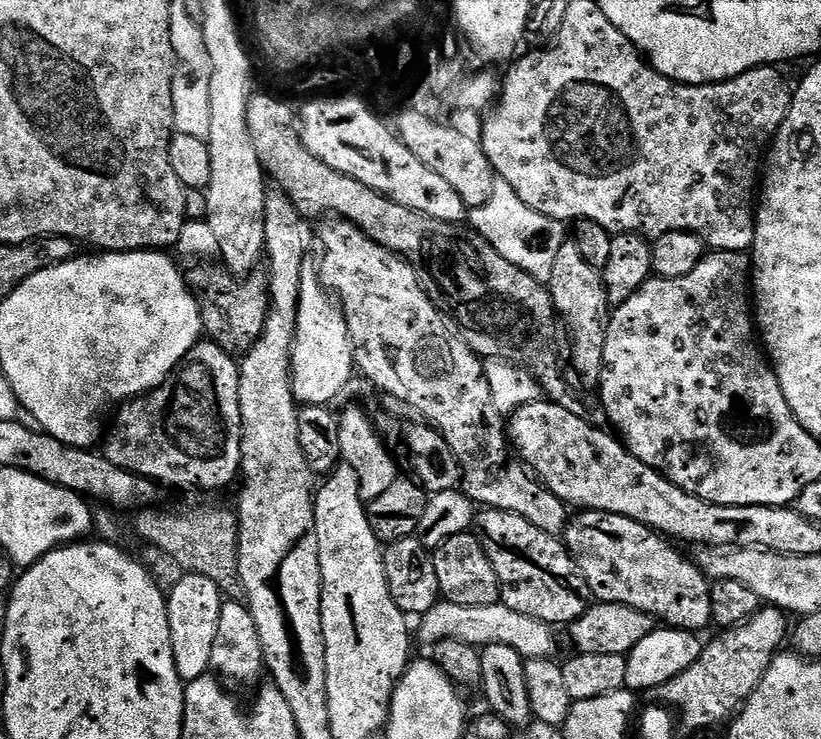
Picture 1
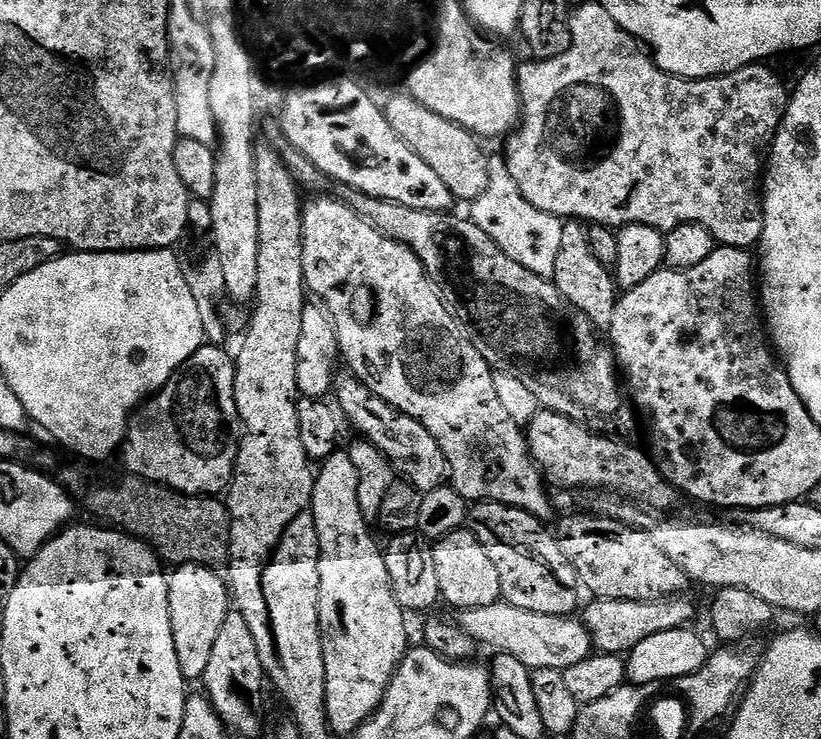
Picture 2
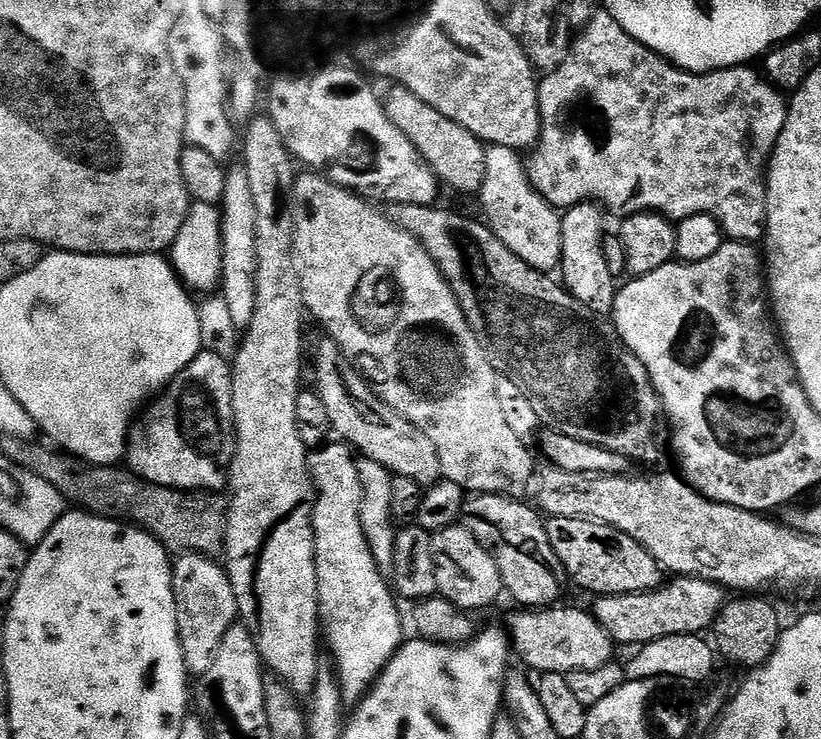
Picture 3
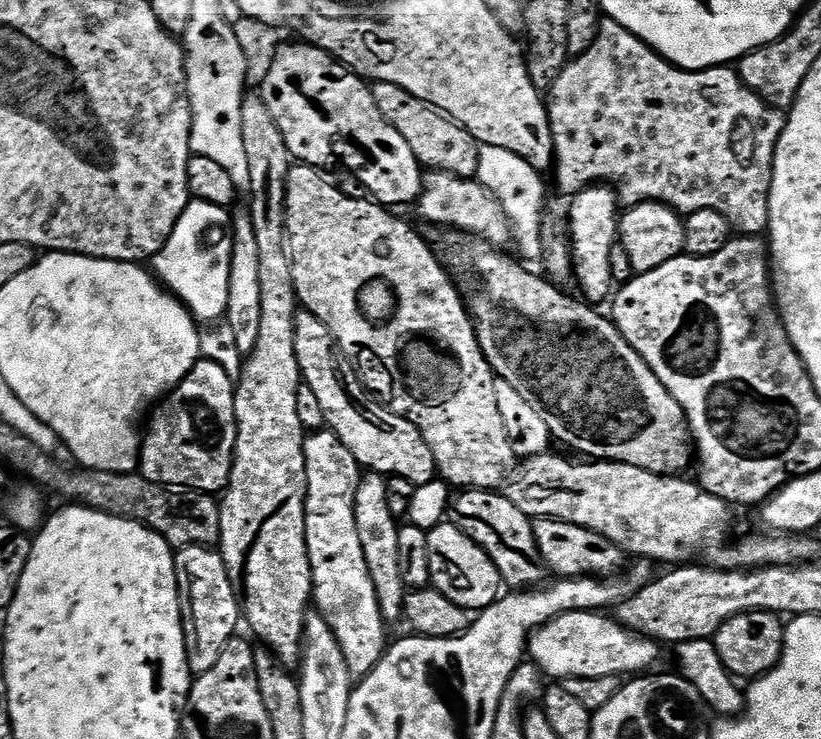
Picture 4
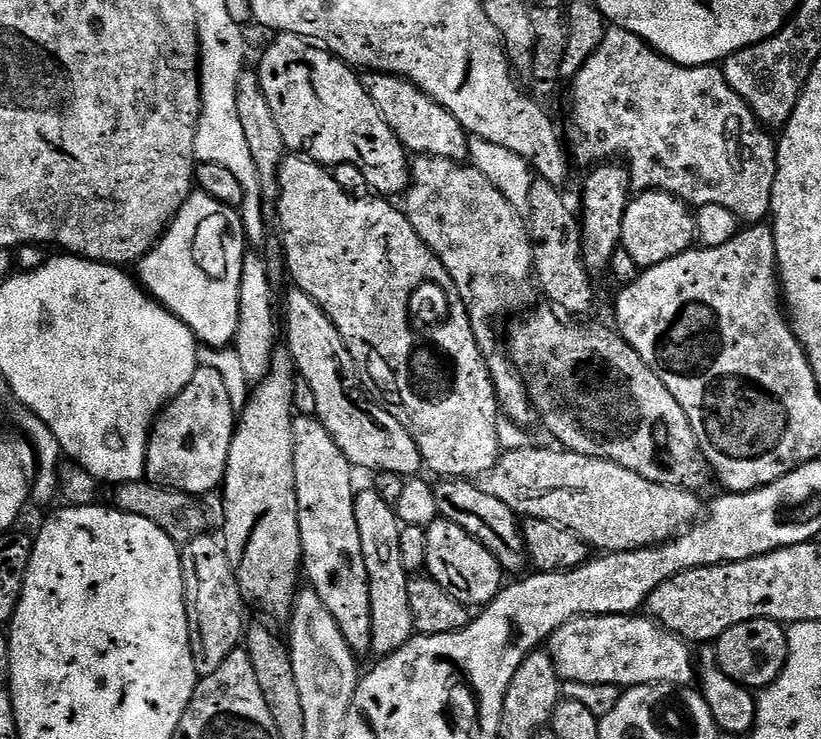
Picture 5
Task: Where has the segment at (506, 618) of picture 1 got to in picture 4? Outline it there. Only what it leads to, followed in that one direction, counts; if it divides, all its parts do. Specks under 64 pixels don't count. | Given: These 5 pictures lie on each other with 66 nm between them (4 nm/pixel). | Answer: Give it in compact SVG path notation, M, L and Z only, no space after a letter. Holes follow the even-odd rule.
M567 612L544 624L532 633L526 649L531 663L537 664L545 677L556 682L570 678L632 678L647 673L656 664L662 651L657 641L637 636L608 614Z

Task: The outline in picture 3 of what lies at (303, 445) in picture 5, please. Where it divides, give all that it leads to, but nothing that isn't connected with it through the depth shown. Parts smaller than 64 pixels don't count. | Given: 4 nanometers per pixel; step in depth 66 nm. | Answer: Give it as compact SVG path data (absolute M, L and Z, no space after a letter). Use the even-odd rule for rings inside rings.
M325 443L308 458L308 470L314 485L312 533L316 539L316 581L322 636L327 651L328 648L332 651L331 663L336 679L340 681L344 703L355 706L367 696L397 648L405 643L406 635L400 612L396 609L397 597L385 573L374 562L370 546L366 546L366 534L362 534L357 457L349 445L335 443Z

